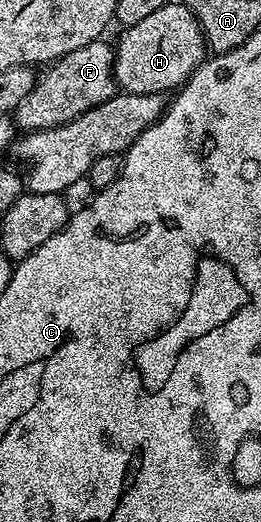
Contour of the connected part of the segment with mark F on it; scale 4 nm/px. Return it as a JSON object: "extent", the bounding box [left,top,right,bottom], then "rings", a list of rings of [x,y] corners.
{"extent":[16,39,116,130],"rings":[[[106,39],[76,47],[76,51],[58,58],[46,71],[43,77],[41,74],[35,80],[32,91],[24,95],[17,107],[16,125],[19,130],[51,129],[63,125],[84,115],[84,111],[92,111],[92,107],[100,107],[100,103],[112,99],[116,92],[114,49]]]}

